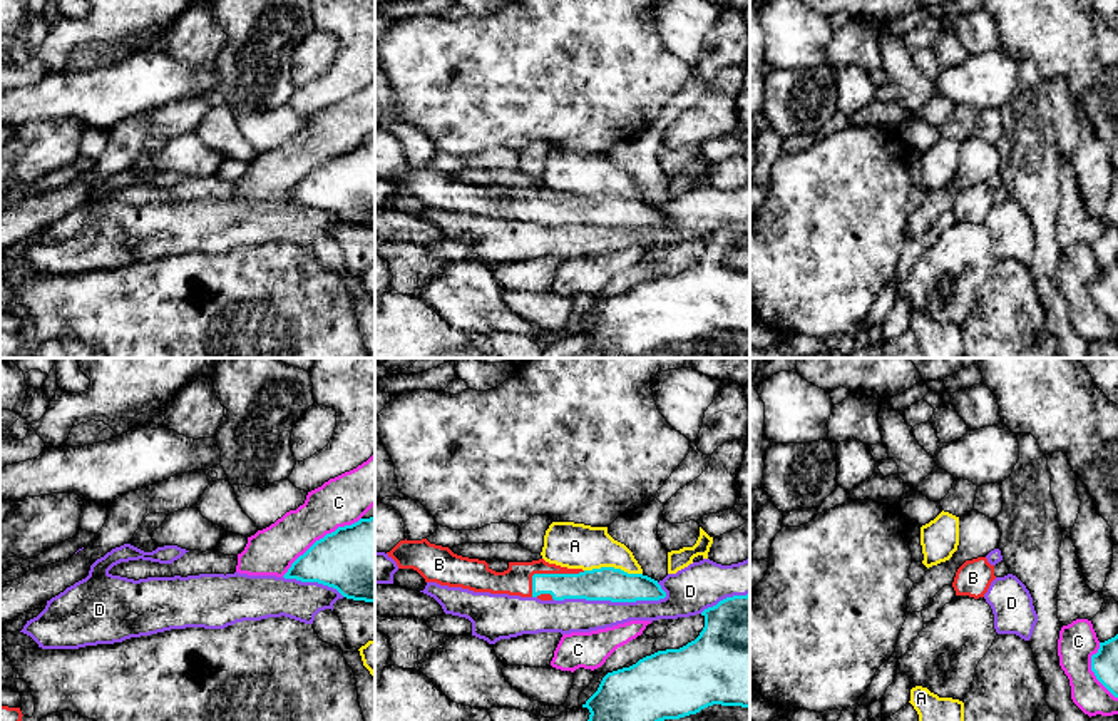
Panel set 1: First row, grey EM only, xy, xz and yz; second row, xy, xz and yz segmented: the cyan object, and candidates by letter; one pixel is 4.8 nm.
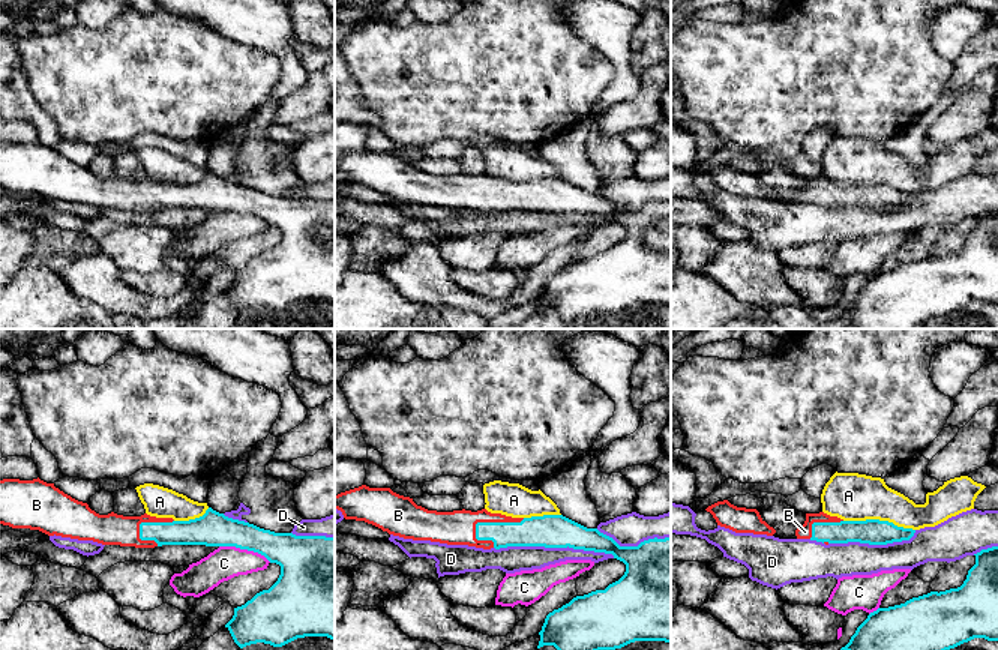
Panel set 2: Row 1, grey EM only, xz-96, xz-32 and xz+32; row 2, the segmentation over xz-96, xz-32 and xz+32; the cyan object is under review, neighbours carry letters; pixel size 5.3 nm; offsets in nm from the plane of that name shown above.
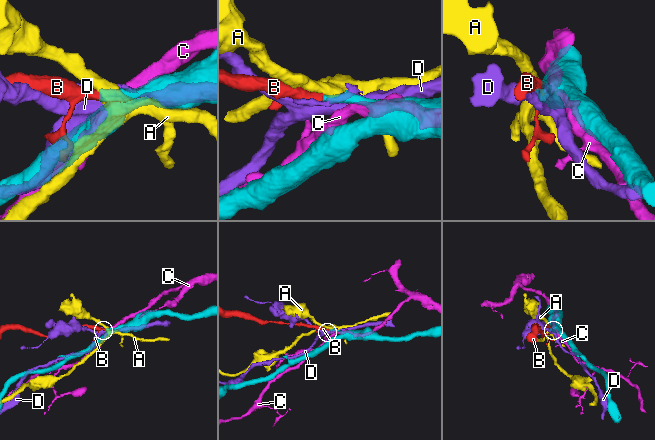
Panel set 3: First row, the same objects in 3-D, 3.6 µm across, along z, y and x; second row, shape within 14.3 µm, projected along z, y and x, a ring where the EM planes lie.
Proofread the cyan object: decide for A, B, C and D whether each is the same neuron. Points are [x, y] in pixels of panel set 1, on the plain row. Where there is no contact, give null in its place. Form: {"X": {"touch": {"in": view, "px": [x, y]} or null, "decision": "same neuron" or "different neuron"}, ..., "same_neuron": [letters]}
{"A": {"touch": {"in": "xz", "px": [613, 193]}, "decision": "different neuron"}, "B": {"touch": {"in": "xz", "px": [548, 199]}, "decision": "same neuron"}, "C": {"touch": {"in": "xy", "px": [320, 164]}, "decision": "different neuron"}, "D": {"touch": {"in": "xz", "px": [610, 224]}, "decision": "different neuron"}, "same_neuron": ["B"]}

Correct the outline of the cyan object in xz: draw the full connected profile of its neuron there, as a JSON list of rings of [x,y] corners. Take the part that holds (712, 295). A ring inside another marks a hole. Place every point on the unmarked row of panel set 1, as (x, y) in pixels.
[[[750,219],[726,222],[701,241],[705,253],[695,266],[608,298],[582,330],[591,338],[586,350],[641,358],[659,346],[696,340],[713,330],[750,333]]]

